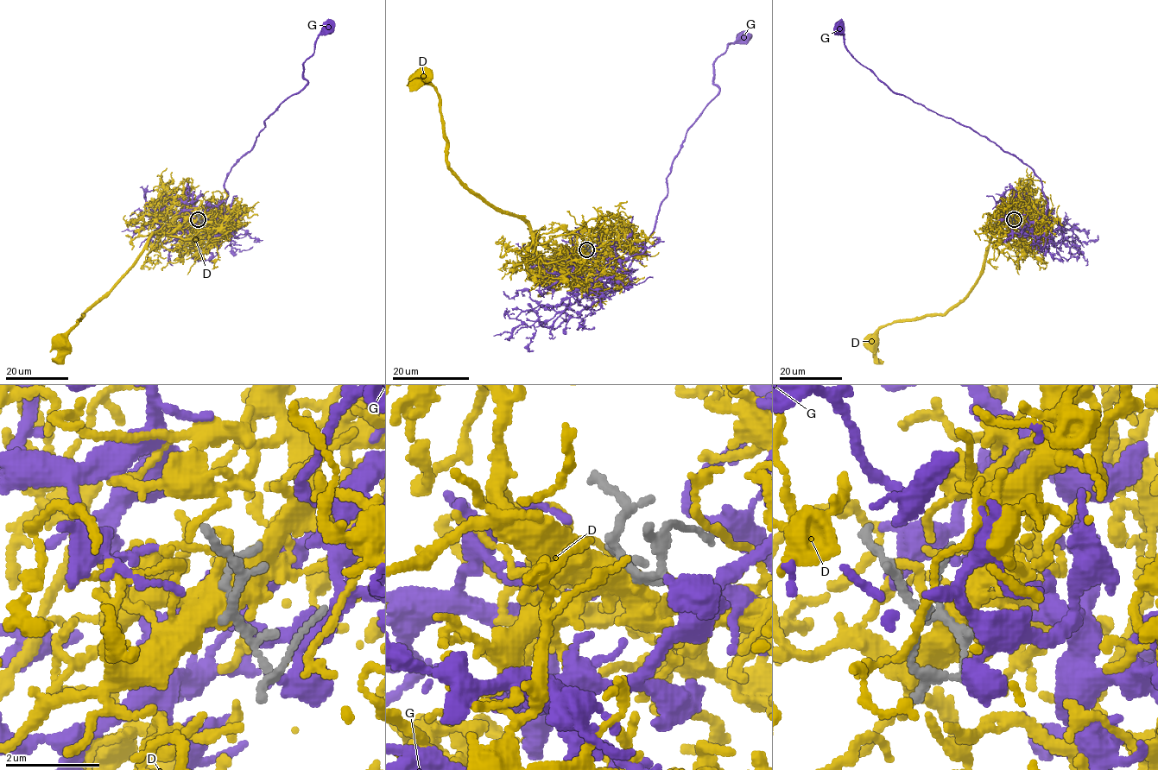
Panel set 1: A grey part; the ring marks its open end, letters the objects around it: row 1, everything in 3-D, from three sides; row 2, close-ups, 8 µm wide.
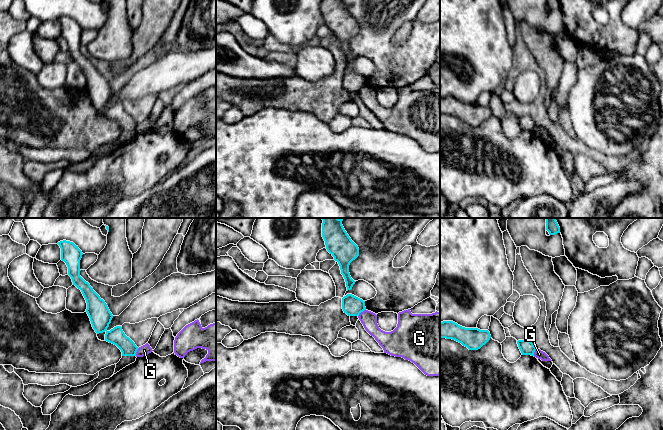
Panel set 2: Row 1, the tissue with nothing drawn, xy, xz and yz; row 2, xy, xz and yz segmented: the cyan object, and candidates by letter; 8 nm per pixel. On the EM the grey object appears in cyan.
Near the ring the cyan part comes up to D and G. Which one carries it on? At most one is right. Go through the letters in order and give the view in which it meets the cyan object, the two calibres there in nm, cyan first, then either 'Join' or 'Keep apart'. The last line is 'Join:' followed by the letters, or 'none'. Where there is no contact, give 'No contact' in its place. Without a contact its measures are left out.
D: No contact. Join
G: Touches cyan in xz. Thickness 160 nm (cyan) against 130 nm. Keep apart
Join: D

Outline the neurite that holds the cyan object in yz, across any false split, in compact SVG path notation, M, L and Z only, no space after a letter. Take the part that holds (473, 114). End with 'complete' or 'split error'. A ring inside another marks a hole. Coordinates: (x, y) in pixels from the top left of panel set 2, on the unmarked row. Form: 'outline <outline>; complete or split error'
outline M453 97L440 98L440 114L452 115L469 126L478 126L491 114L488 106L465 104Z; complete

